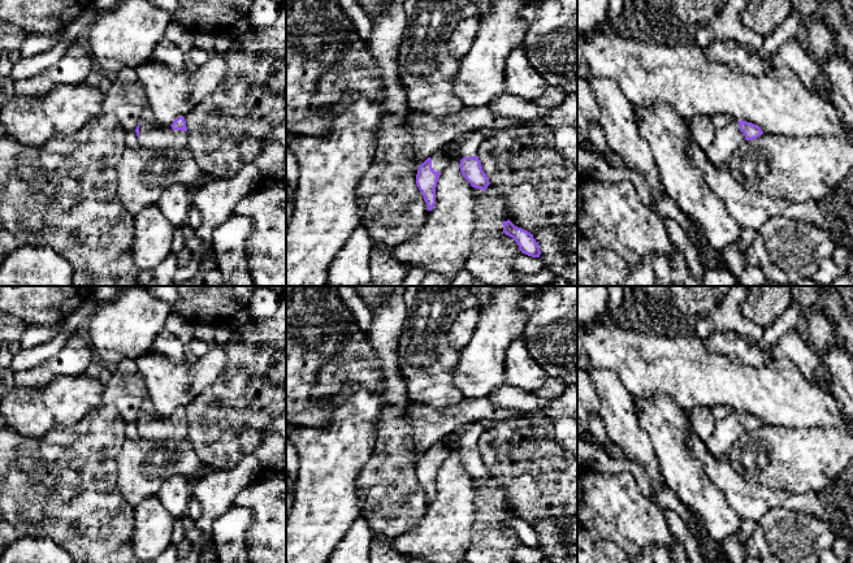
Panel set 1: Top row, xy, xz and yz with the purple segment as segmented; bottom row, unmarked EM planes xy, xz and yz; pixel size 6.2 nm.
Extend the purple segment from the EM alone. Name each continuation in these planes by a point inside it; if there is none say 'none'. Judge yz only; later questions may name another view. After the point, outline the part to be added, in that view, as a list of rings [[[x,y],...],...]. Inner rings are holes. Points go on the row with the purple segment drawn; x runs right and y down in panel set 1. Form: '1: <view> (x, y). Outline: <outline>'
1: yz (727, 139). Outline: [[[733,118],[727,126],[716,129],[713,144],[705,152],[713,165],[726,168],[732,153],[745,142],[739,121]]]

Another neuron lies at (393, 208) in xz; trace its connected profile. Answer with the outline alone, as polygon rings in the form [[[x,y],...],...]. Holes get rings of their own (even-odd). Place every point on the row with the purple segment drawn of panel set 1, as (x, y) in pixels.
[[[384,117],[377,129],[376,156],[356,195],[372,243],[390,251],[415,237],[428,217],[416,185],[415,156],[413,138],[404,121]]]

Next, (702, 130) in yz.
[[[701,116],[690,120],[690,134],[693,140],[706,151],[711,144],[716,134],[716,127],[714,126],[709,116]]]

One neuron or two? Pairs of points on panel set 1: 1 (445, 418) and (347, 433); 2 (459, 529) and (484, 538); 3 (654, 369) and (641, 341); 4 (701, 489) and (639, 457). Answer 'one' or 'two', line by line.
1: two
2: two
3: one
4: two

